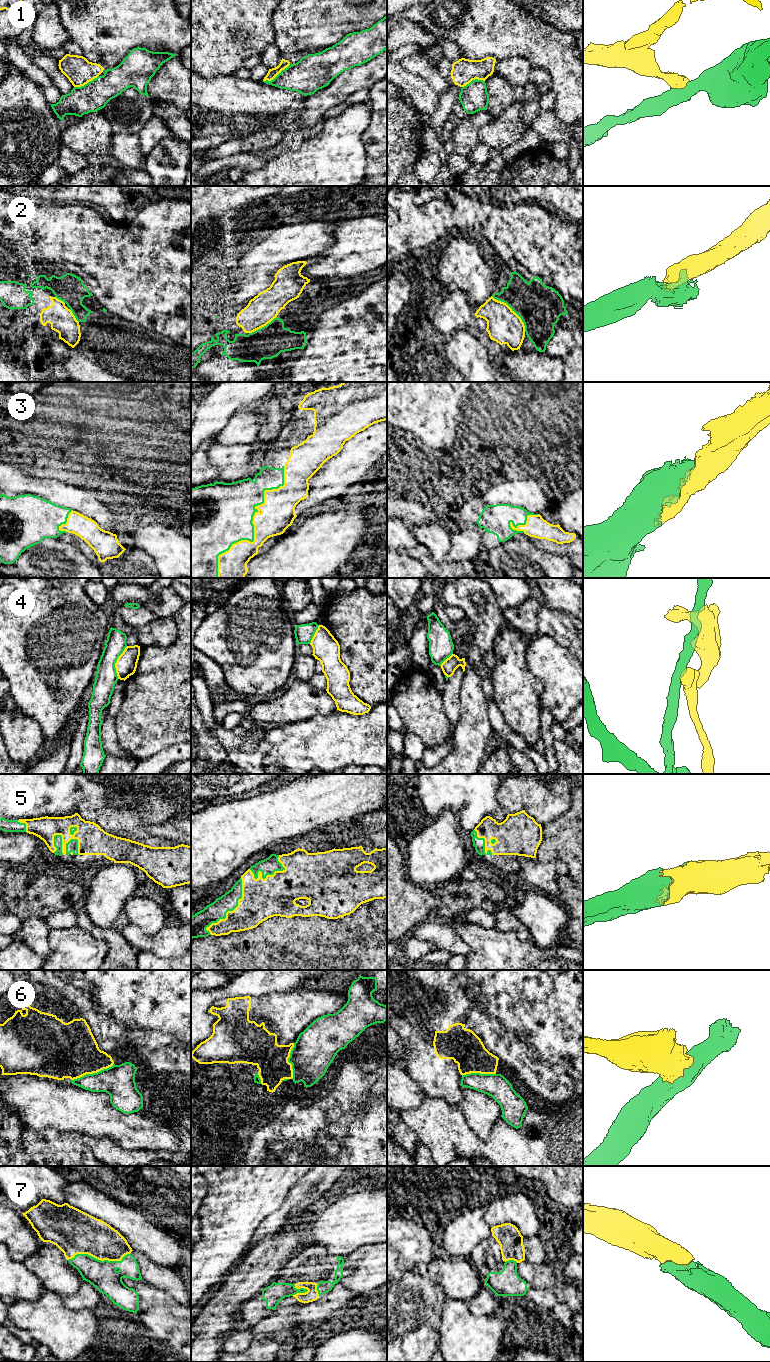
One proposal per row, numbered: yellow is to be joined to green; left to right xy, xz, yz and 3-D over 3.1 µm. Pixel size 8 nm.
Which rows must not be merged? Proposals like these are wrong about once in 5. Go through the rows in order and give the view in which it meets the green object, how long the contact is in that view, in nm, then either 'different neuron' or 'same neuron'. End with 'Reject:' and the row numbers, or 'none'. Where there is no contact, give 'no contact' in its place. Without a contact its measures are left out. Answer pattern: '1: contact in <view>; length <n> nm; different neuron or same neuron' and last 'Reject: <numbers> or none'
1: contact in xz; length 260 nm; different neuron
2: contact in yz; length 400 nm; same neuron
3: contact in xz; length 1050 nm; same neuron
4: contact in xy; length 280 nm; different neuron
5: contact in xz; length 500 nm; same neuron
6: contact in xy; length 380 nm; different neuron
7: contact in xy; length 440 nm; same neuron
Reject: 1, 4, 6

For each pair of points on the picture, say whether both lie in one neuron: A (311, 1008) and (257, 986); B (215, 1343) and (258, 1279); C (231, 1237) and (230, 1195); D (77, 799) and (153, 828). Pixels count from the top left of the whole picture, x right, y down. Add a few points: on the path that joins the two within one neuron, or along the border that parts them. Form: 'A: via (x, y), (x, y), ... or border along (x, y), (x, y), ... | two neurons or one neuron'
A: border along (296, 989), (290, 992), (269, 992), (251, 997) | two neurons
B: via (215, 1327), (215, 1321), (242, 1293) | one neuron
C: via (230, 1227), (230, 1205) | one neuron
D: border along (168, 820), (146, 823), (143, 826) | two neurons

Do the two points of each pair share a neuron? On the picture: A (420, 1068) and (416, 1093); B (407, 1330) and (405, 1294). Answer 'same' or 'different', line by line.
A: different
B: same

